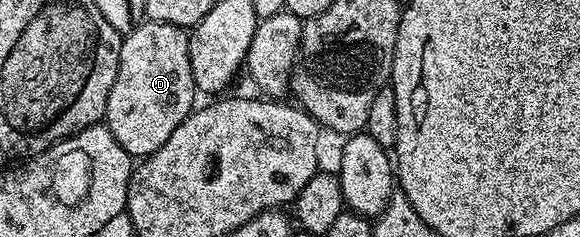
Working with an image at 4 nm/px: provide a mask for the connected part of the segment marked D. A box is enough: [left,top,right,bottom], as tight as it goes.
[104,22,196,158]

